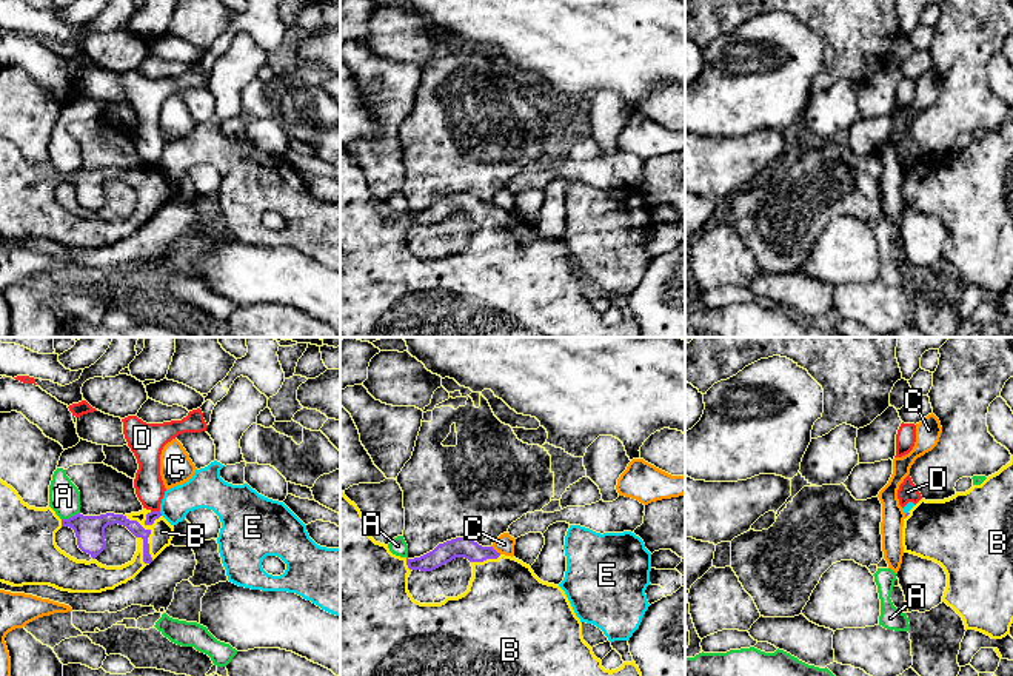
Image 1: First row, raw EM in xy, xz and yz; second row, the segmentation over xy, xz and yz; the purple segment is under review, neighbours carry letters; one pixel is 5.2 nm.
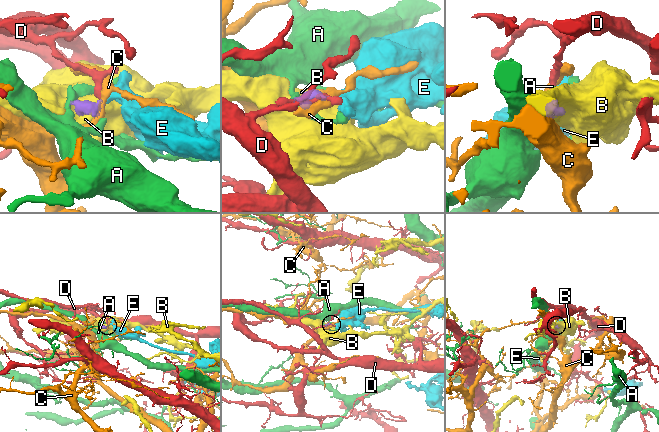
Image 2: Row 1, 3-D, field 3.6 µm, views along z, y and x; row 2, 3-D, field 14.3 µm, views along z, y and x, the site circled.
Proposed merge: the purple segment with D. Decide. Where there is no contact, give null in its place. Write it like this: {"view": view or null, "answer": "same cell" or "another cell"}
{"view": "xy", "answer": "another cell"}

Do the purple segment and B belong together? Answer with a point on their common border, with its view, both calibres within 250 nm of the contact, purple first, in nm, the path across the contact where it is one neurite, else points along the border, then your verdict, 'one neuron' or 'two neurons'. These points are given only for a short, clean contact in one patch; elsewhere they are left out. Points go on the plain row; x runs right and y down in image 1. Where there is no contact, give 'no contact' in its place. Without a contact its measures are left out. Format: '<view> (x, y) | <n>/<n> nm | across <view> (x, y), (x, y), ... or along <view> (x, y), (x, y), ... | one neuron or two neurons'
xy (150, 188) | 70/120 nm | one neuron

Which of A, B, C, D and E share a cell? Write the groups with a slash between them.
A / B / C / D / E

